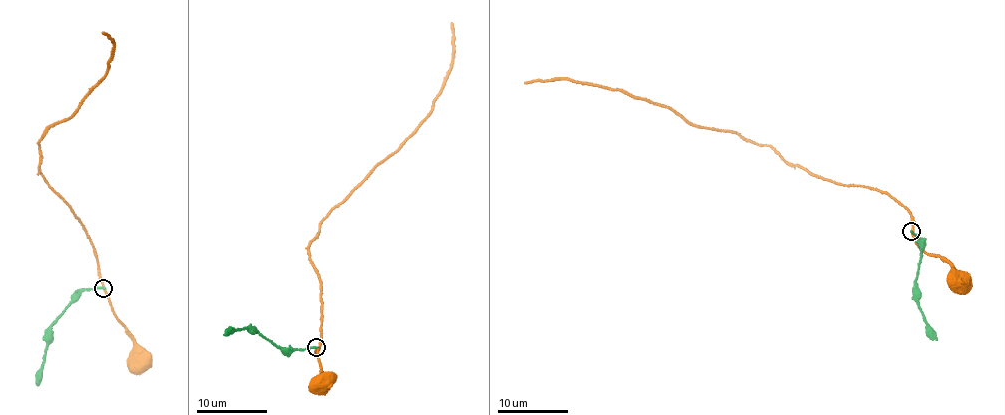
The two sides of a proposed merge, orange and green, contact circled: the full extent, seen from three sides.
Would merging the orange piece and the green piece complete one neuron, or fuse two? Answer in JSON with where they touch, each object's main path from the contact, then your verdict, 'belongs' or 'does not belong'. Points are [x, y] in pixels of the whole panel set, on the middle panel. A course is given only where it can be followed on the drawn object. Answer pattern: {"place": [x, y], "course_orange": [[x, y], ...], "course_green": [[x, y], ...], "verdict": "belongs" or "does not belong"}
{"place": [316, 347], "course_orange": [[315, 348], [321, 334], [321, 280], [309, 245], [319, 221], [432, 108], [451, 65], [451, 22]], "course_green": [[315, 348], [277, 346], [247, 327], [231, 329], [224, 334]], "verdict": "does not belong"}

